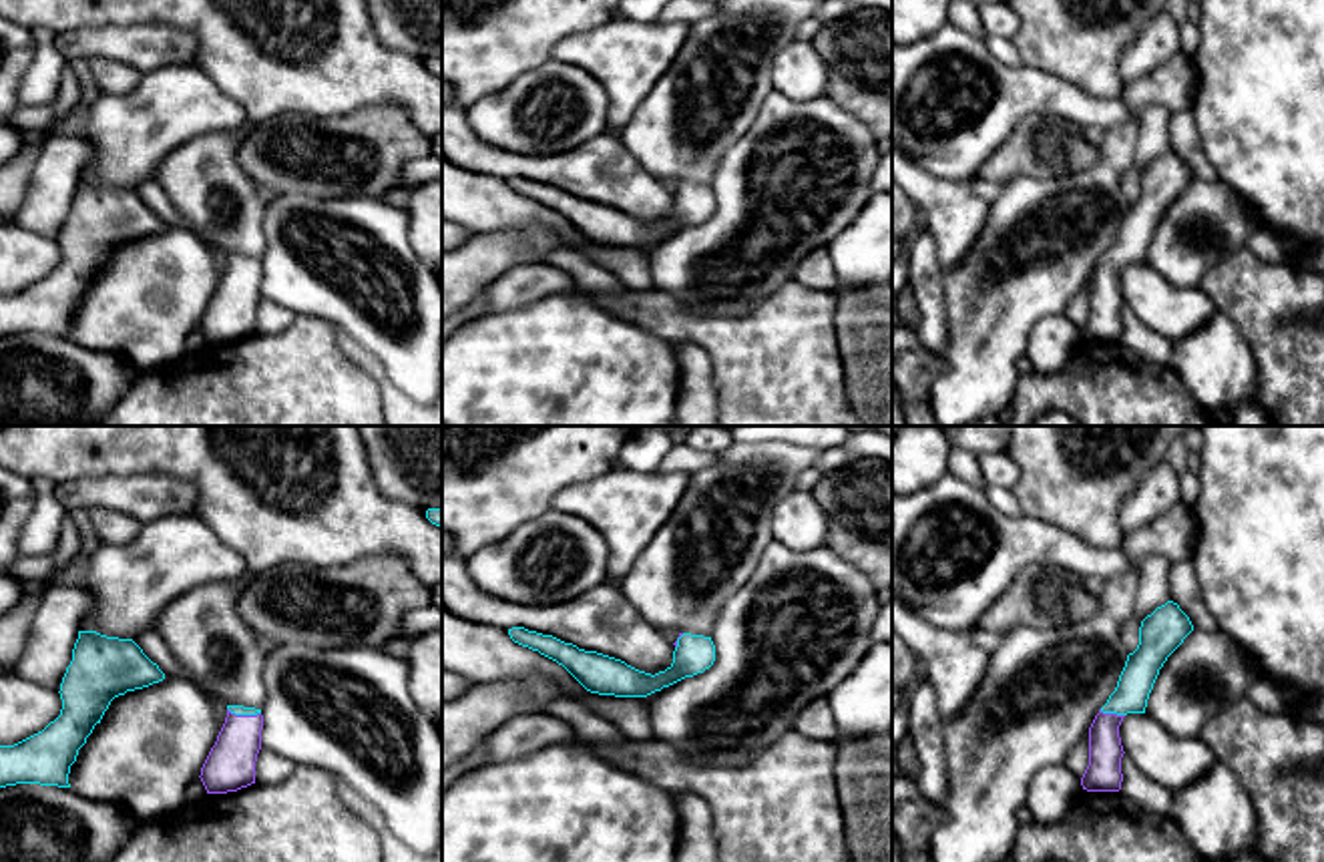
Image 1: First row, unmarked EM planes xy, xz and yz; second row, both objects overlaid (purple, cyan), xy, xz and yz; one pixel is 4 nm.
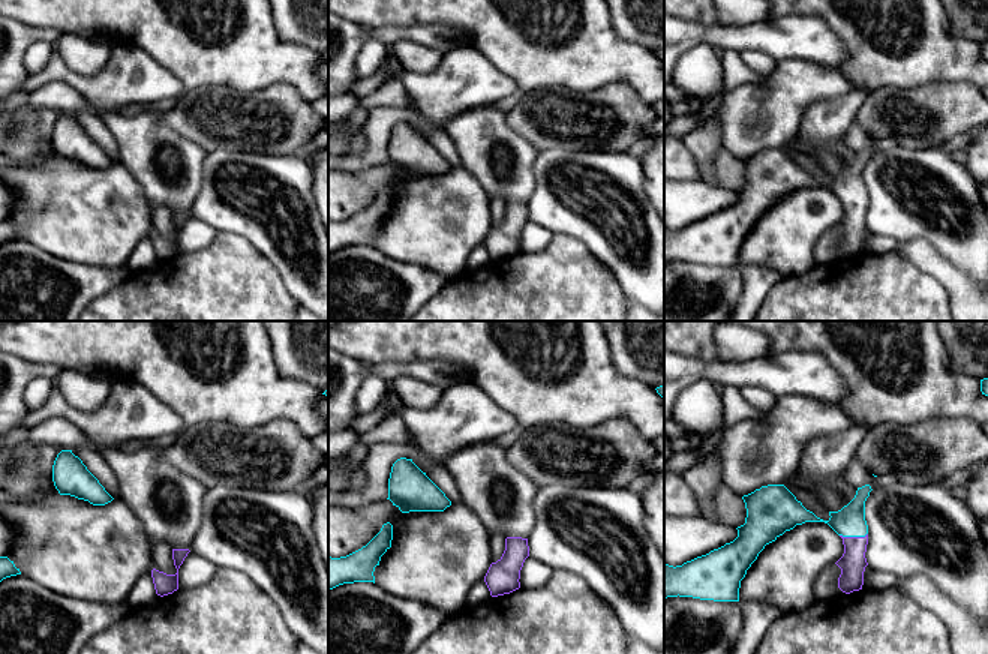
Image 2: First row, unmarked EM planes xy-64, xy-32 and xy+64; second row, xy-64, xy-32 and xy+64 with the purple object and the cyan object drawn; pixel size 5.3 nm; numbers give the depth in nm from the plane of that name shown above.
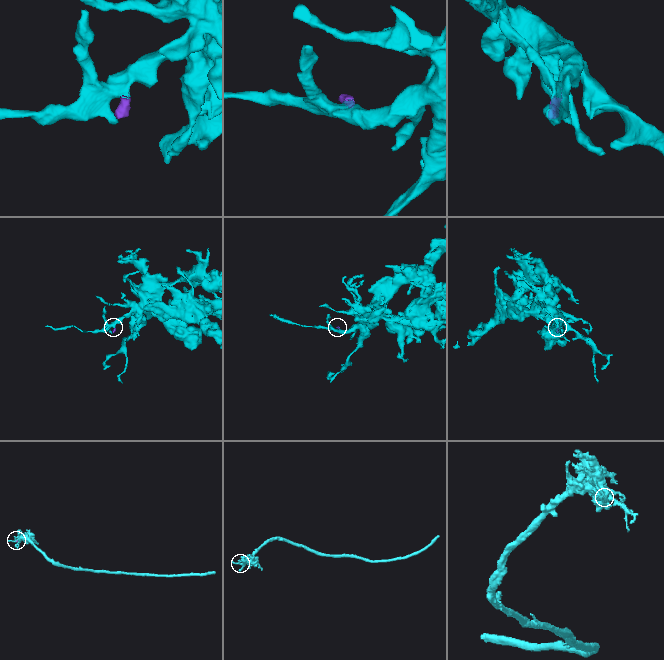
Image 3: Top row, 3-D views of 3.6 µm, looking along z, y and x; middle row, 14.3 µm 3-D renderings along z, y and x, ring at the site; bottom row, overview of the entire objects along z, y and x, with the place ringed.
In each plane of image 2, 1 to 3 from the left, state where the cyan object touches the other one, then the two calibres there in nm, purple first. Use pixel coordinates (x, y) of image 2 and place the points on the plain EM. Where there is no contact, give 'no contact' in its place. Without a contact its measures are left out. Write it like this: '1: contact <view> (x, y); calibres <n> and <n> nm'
1: no contact
2: no contact
3: contact xy+64 (853, 201); calibres 140 and 160 nm

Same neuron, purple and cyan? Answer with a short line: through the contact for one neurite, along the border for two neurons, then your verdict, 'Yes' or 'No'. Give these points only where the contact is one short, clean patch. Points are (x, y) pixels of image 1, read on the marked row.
Line: xy (230, 766), (244, 716), (238, 710). Yes

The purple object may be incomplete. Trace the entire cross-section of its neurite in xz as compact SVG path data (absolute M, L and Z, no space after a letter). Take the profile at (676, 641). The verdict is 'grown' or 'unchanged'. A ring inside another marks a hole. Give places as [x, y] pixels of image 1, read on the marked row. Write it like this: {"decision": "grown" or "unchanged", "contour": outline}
{"decision": "grown", "contour": "M524 627L508 629L514 643L538 651L563 665L587 691L615 697L647 697L685 677L709 669L715 661L711 637L679 633L673 651L673 663L655 675L639 671L621 659L579 649L553 635L528 631Z"}

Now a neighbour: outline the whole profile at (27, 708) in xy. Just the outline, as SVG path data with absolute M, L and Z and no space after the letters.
M0 673L0 745L14 745L60 715L60 693L22 679Z

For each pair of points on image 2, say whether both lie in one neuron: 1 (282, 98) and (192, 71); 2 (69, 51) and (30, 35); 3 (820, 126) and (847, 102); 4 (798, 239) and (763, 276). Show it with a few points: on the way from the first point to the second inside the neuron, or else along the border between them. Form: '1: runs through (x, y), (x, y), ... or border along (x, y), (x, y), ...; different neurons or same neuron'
1: border along (290, 83), (272, 83), (251, 92), (221, 87); different neurons
2: border along (63, 35), (56, 42); different neurons
3: runs through (826, 122), (841, 108); same neuron
4: border along (739, 264), (768, 266), (781, 276); different neurons

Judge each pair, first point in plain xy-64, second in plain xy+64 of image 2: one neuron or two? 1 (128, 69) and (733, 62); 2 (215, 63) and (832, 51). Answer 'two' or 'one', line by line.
1: two
2: two

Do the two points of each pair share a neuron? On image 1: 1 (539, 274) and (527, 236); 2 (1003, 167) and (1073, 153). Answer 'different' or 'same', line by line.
1: different
2: same

